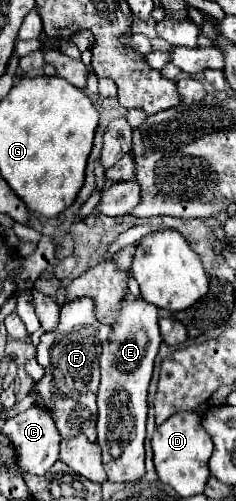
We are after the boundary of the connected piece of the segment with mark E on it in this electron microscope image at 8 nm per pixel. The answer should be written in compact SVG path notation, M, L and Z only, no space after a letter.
M125 300L119 322L113 324L99 356L101 384L97 392L97 444L103 450L103 466L111 482L133 482L145 474L145 420L147 390L153 374L153 360L161 346L157 306L143 300Z

